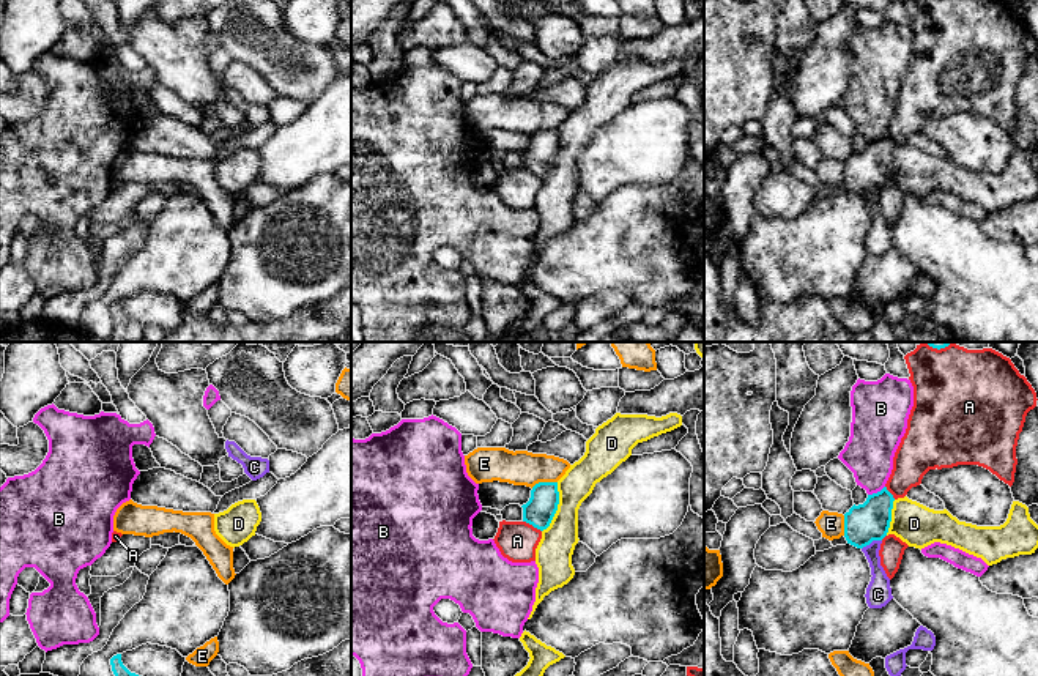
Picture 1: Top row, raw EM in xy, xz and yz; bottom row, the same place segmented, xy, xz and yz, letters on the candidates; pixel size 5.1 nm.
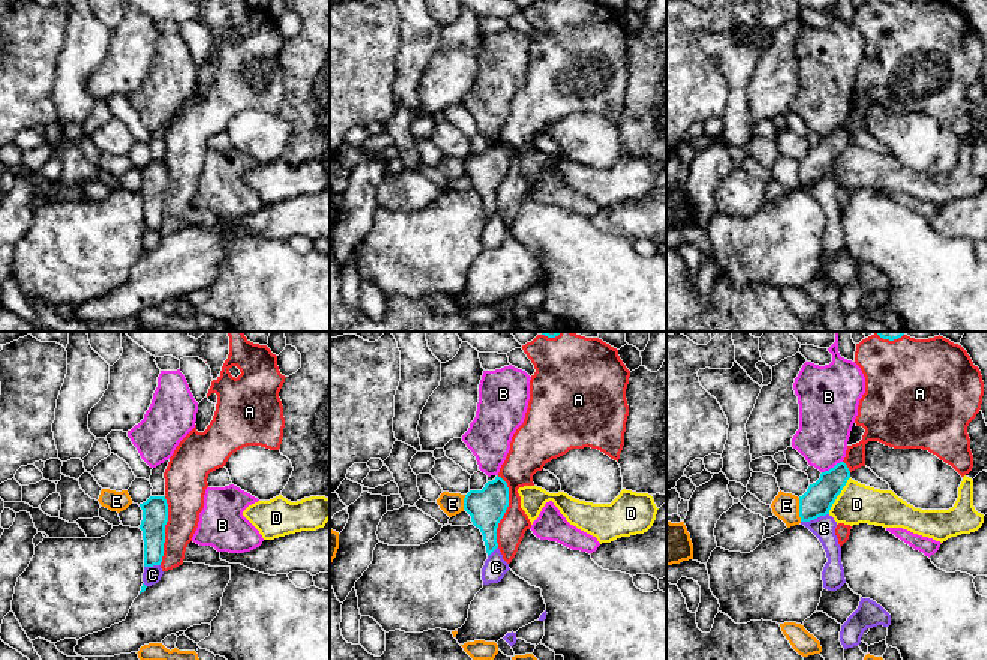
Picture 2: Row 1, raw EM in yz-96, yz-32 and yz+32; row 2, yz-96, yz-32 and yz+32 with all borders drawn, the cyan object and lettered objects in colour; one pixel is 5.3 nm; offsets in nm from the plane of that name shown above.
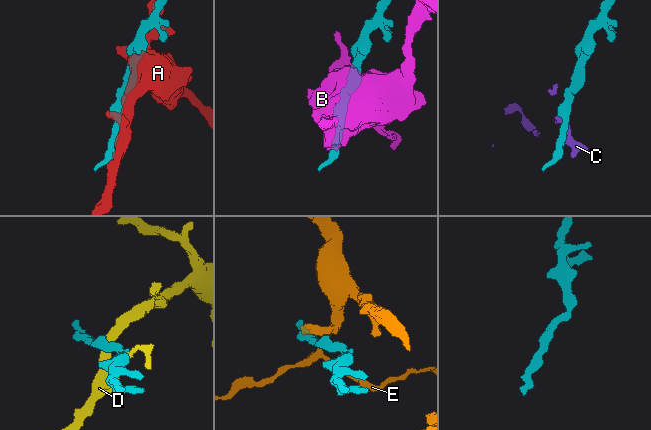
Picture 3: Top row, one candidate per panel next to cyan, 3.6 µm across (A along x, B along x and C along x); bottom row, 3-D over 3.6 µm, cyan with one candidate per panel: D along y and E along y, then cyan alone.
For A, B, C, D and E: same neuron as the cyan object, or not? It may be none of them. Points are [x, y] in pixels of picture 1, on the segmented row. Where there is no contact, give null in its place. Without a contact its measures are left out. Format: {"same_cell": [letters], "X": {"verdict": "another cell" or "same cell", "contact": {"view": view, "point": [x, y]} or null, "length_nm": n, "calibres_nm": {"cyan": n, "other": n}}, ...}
{"same_cell": [], "A": {"verdict": "another cell", "contact": {"view": "xz", "point": [533, 525]}, "length_nm": 110, "calibres_nm": {"cyan": 160, "other": 200}}, "B": {"verdict": "another cell", "contact": {"view": "yz", "point": [878, 492]}, "length_nm": 100, "calibres_nm": {"cyan": 200, "other": 240}}, "C": {"verdict": "another cell", "contact": {"view": "yz", "point": [871, 541]}, "length_nm": 120, "calibres_nm": {"cyan": 200, "other": 110}}, "D": {"verdict": "another cell", "contact": {"view": "xz", "point": [556, 508]}, "length_nm": 260, "calibres_nm": {"cyan": 160, "other": 190}}, "E": {"verdict": "another cell", "contact": {"view": "xz", "point": [544, 482]}, "length_nm": 140, "calibres_nm": {"cyan": 160, "other": 180}}}

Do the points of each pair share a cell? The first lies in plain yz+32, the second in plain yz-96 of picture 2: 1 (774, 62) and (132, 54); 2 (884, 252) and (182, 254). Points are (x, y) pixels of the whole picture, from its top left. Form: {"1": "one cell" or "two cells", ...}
{"1": "one cell", "2": "two cells"}

